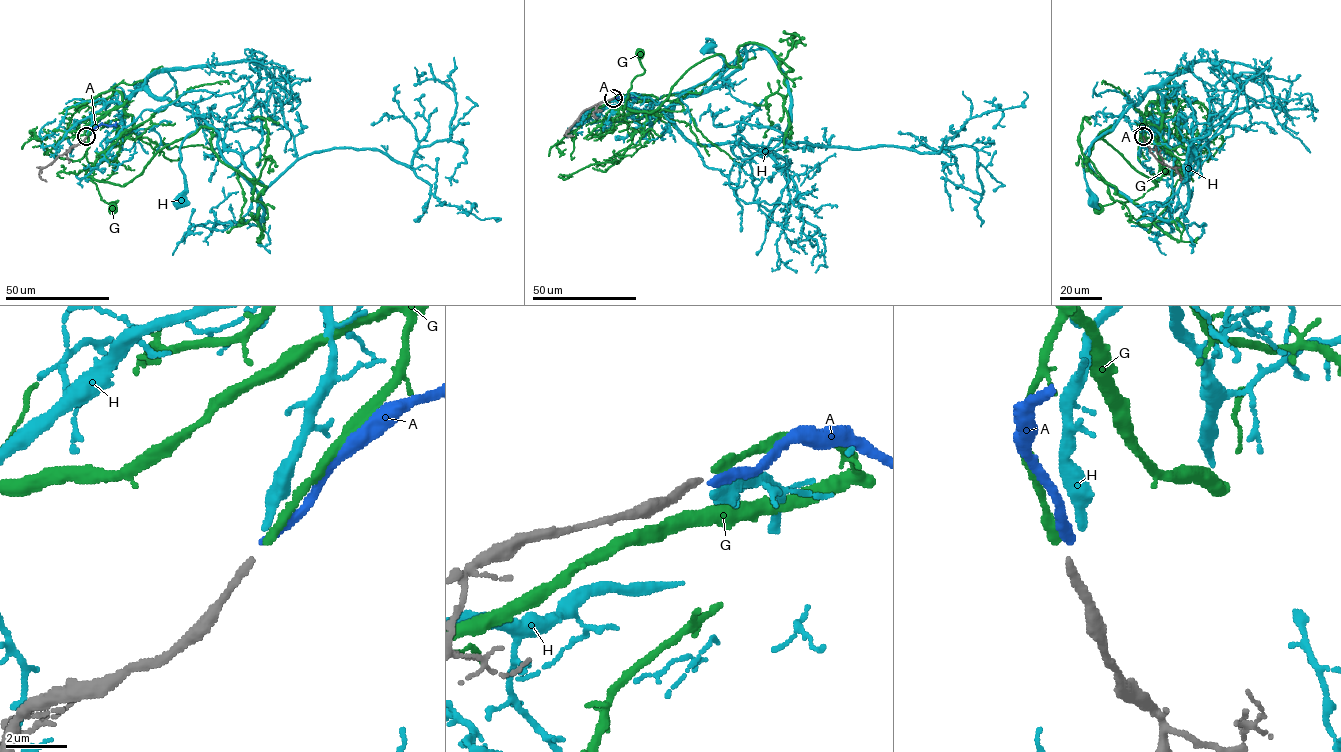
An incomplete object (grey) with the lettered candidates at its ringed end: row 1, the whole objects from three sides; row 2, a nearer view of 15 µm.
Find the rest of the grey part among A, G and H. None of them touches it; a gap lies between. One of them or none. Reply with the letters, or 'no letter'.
G

